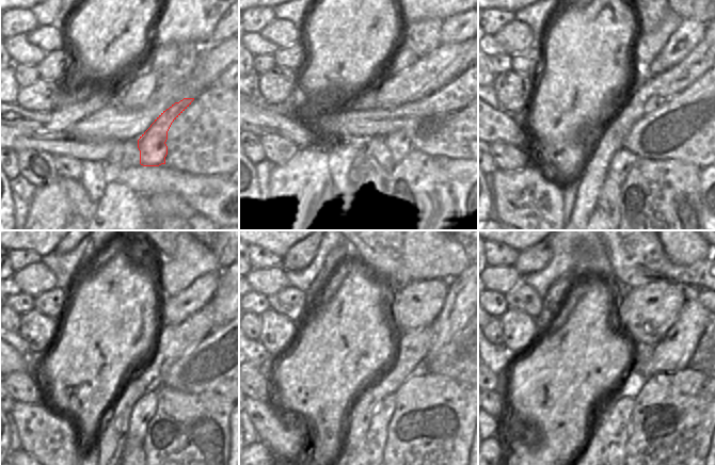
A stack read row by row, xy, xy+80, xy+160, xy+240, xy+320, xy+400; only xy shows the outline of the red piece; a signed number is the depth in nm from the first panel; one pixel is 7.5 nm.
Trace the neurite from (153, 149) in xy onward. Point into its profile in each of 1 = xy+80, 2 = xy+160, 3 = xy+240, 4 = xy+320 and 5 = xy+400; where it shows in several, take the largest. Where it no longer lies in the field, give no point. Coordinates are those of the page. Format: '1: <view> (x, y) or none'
1: xy+80 (388, 150)
2: xy+160 (622, 161)
3: xy+240 (143, 412)
4: xy+320 (371, 446)
5: xy+400 (606, 447)

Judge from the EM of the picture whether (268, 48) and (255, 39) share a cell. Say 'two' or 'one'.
one

